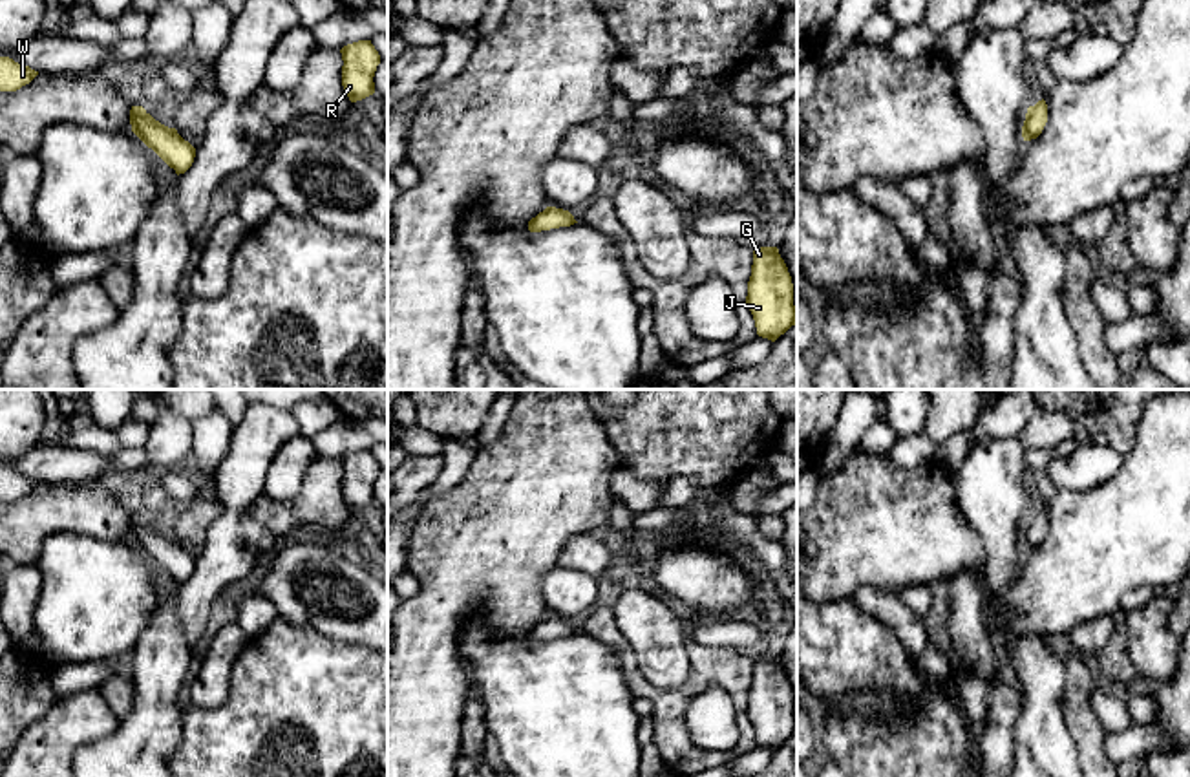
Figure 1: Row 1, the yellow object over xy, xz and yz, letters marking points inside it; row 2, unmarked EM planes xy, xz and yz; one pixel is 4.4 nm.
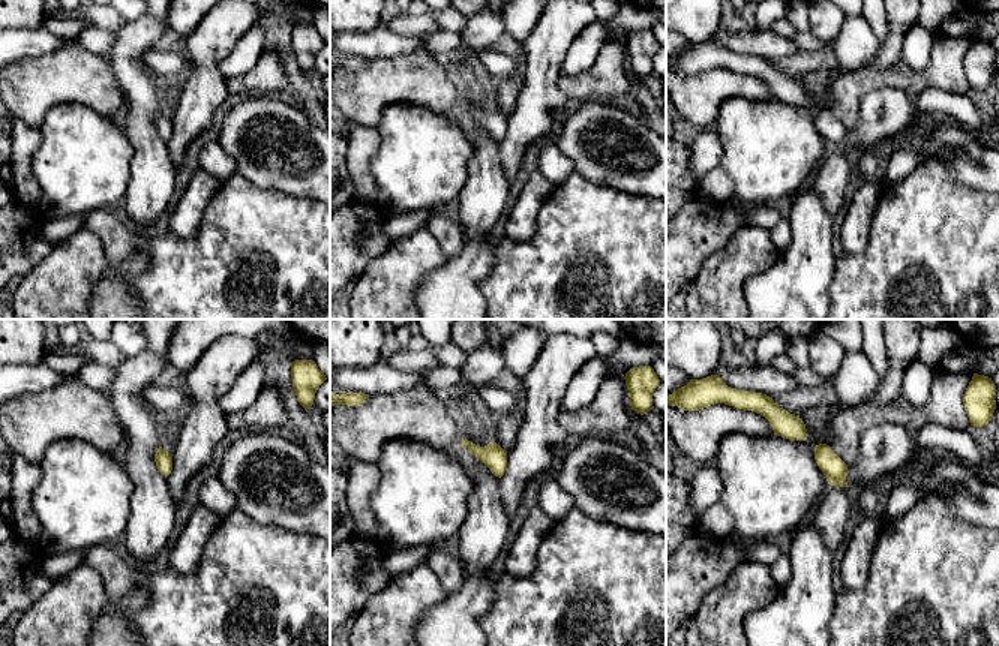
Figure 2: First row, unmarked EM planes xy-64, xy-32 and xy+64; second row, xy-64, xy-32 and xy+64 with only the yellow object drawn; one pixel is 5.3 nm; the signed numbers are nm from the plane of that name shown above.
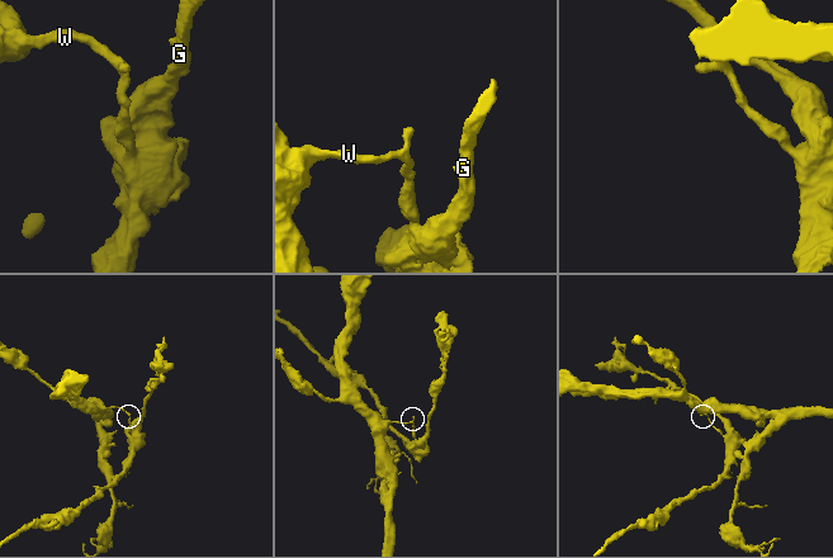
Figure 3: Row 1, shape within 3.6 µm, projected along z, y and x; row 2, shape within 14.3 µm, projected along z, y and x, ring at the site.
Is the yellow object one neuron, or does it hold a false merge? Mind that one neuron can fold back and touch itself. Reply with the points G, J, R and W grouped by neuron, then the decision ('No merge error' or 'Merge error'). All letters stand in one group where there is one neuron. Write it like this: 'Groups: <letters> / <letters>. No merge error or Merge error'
Groups: G J R / W. Merge error

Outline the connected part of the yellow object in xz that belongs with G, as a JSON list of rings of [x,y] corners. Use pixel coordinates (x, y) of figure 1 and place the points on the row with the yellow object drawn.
[[[777,247],[753,250],[746,303],[762,338],[775,342],[795,325],[793,283]]]

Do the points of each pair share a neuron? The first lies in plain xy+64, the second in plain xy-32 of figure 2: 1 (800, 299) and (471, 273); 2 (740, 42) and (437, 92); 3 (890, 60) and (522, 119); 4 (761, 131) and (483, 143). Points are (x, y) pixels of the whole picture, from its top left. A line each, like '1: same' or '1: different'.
1: same
2: different
3: same
4: different

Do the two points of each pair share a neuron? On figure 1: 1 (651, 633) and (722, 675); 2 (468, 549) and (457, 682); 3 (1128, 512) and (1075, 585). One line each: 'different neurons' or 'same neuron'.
1: different neurons
2: same neuron
3: same neuron

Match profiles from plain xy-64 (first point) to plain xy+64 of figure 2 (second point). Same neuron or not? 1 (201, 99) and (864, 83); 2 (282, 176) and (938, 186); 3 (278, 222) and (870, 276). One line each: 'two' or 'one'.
1: two
2: two
3: one

